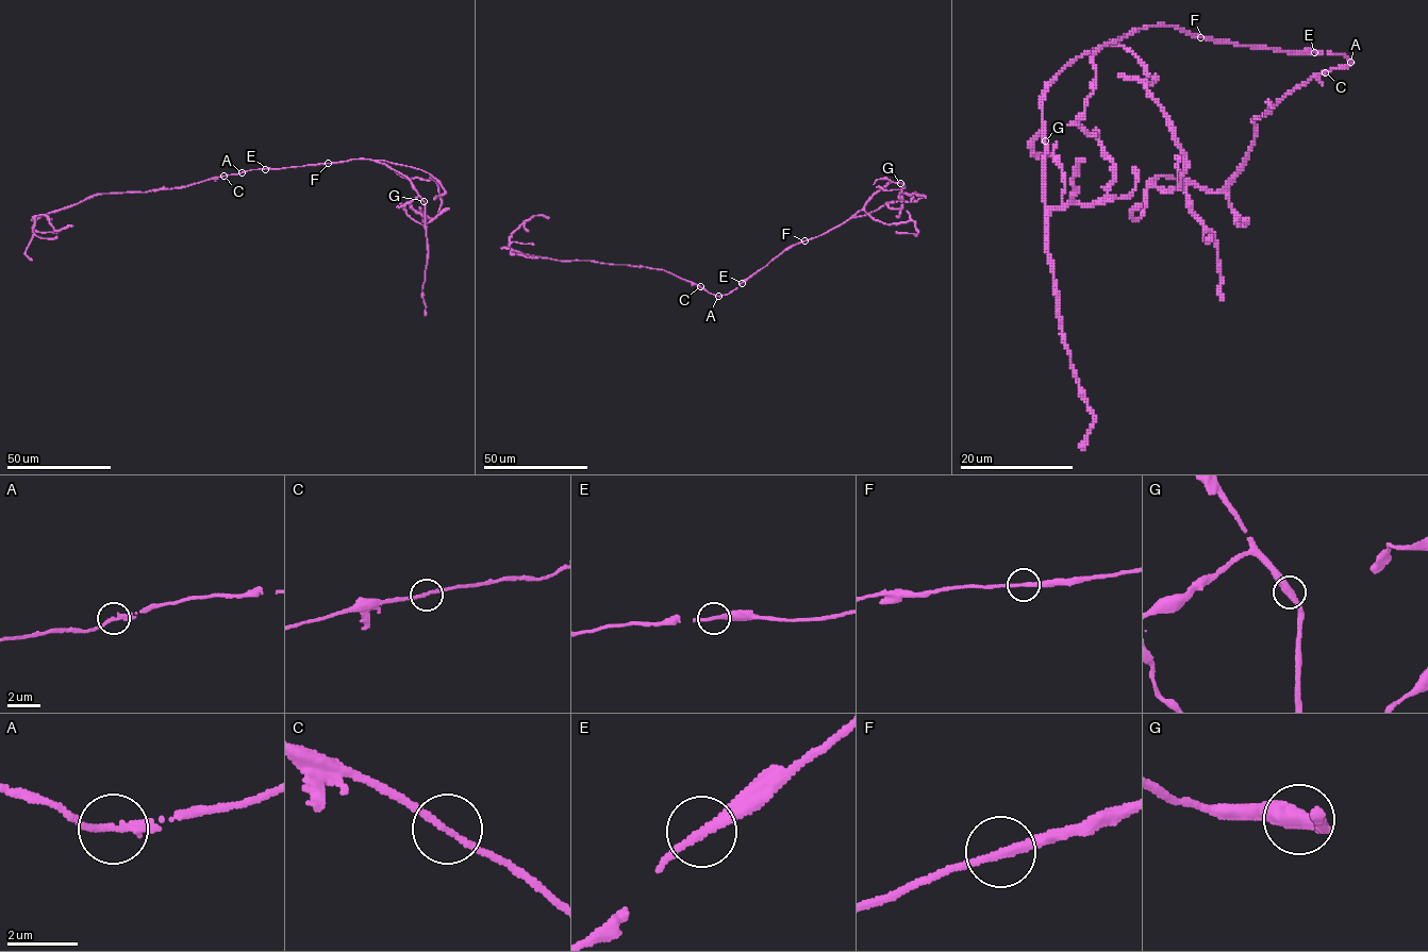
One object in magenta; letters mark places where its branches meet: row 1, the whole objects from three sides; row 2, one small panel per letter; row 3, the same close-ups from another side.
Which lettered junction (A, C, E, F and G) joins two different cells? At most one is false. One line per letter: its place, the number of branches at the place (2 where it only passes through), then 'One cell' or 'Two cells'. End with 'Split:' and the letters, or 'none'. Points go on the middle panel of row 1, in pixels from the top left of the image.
A: Place: (718, 296). Branches: 2. One cell
C: Place: (700, 286). Branches: 2. One cell
E: Place: (742, 283). Branches: 2. One cell
F: Place: (804, 240). Branches: 2. One cell
G: Place: (900, 183). Branches: 2. One cell
Split: none

